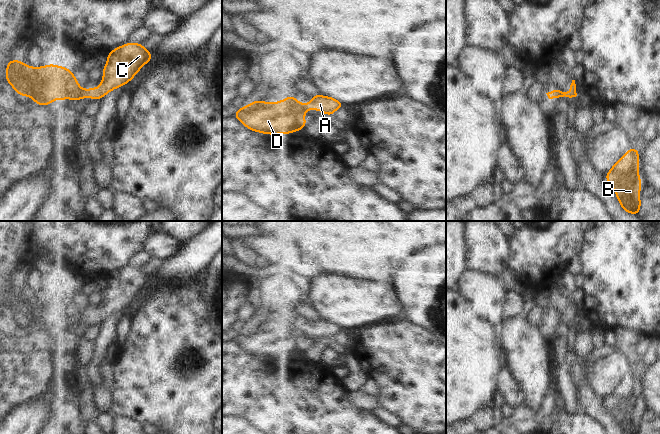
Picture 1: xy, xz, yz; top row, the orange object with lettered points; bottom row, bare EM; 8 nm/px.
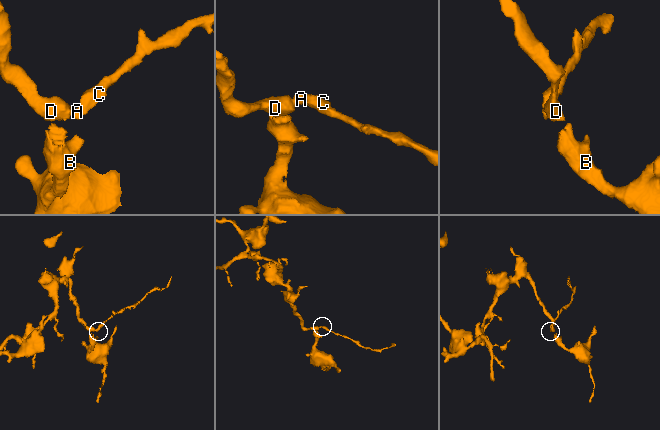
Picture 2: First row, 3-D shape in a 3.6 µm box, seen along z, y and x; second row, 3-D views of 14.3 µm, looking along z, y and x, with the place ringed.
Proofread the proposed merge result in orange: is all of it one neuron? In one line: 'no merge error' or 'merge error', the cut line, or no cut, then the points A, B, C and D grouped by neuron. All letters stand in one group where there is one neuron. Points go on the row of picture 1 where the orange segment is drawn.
merge error; cut in xy along (80, 89), (81, 97); A C / B D

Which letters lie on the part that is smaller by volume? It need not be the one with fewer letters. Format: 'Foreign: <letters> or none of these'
Foreign: A, C

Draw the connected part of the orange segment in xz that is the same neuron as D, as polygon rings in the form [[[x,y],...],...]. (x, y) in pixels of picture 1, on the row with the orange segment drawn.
[[[294,96],[279,102],[256,100],[235,111],[233,117],[246,128],[262,134],[291,134],[307,126],[305,108]]]

